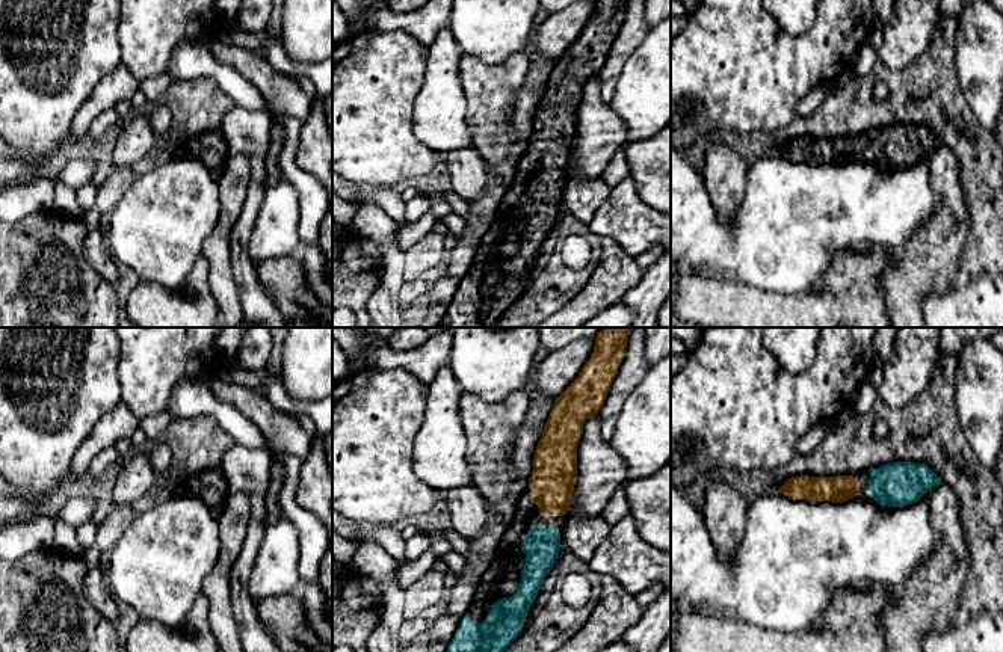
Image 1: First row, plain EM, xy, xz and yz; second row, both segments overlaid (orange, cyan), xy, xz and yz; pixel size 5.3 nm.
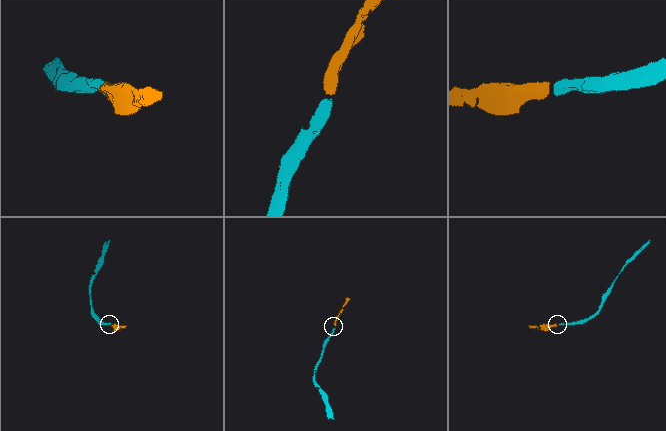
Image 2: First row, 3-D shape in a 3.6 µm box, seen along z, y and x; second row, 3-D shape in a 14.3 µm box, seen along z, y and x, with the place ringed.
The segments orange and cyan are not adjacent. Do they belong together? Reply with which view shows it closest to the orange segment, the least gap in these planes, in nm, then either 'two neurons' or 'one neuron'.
xz | 60 nm | one neuron

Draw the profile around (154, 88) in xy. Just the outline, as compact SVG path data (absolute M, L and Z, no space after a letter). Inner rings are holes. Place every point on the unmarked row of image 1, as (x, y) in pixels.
M162 74L156 77L145 78L139 82L139 91L147 98L150 107L162 101L168 88L177 80L169 74Z

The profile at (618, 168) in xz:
M619 149L601 174L603 181L612 189L624 178L630 177L630 166L624 149Z

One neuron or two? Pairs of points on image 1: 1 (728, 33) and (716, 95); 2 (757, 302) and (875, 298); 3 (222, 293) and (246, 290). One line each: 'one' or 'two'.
1: one
2: one
3: two

